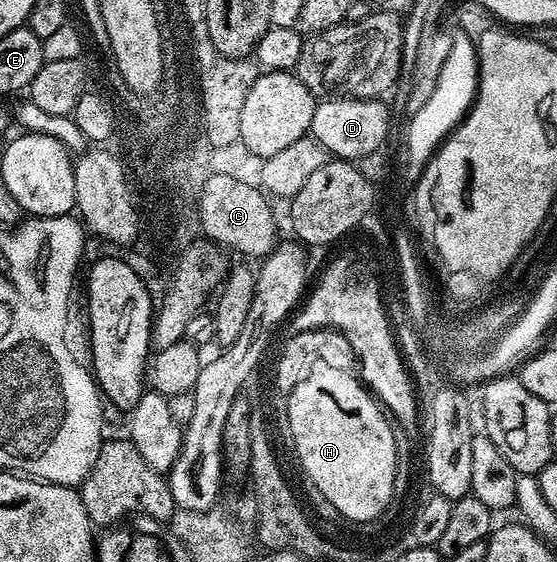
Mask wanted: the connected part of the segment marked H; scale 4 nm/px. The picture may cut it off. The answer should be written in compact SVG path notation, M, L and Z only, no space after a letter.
M318 365L296 387L288 390L286 409L292 438L296 440L296 448L301 450L313 480L340 506L346 519L352 523L376 522L392 501L399 449L393 438L394 426L373 394L350 370Z

